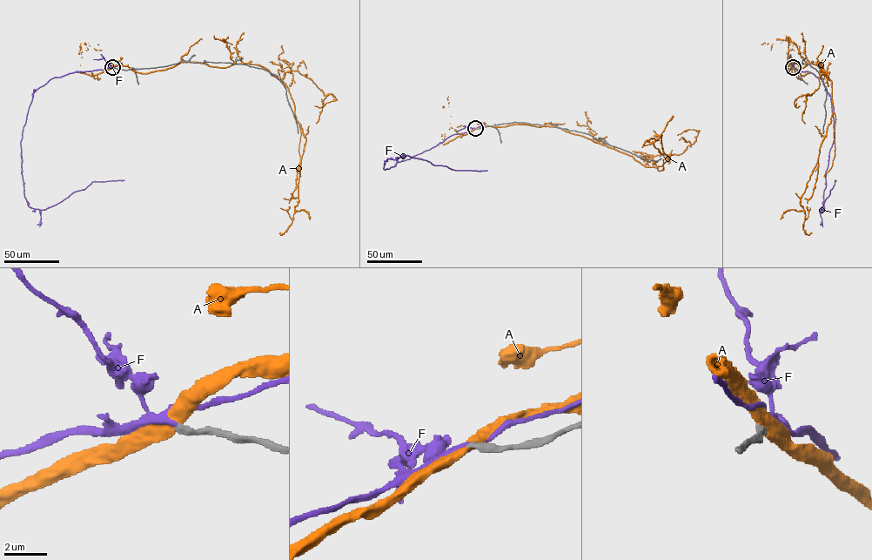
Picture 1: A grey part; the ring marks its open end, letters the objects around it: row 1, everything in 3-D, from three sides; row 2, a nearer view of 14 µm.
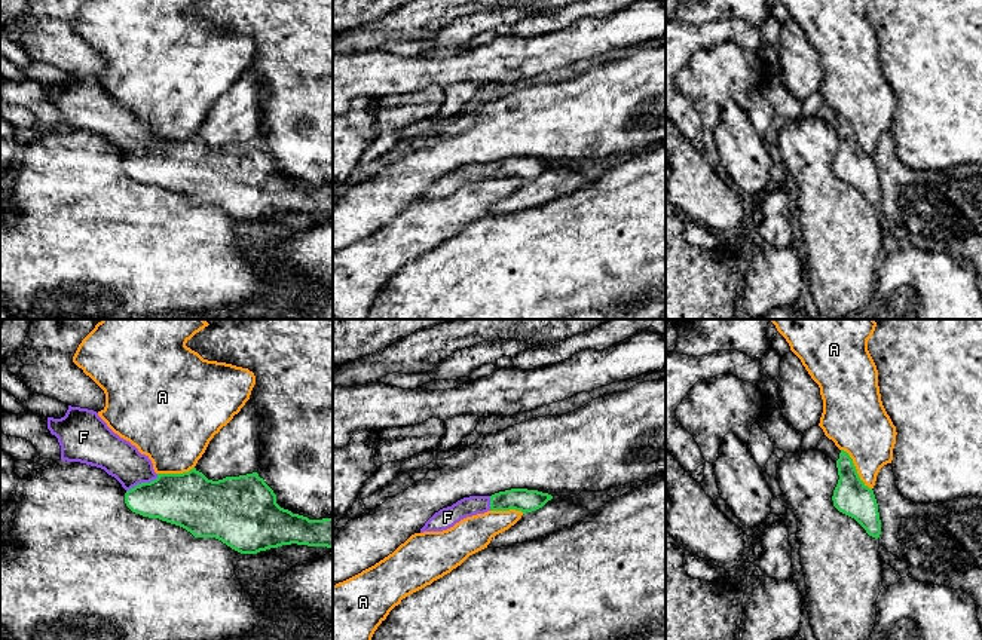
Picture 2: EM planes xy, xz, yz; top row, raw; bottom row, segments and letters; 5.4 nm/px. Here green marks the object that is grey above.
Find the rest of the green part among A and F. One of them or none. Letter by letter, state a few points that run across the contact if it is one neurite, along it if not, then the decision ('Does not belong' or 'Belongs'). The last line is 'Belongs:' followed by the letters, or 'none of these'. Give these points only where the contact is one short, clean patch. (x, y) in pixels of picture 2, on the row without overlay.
A: Does not belong
F: Line: xy (186, 167), (156, 164), (143, 150), (121, 126). Belongs
Belongs: F

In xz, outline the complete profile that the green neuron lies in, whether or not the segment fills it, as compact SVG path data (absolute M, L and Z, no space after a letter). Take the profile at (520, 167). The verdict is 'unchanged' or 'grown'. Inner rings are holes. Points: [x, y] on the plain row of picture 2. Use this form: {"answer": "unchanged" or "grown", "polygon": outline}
{"answer": "grown", "polygon": "M511 156L492 163L469 163L458 168L452 174L435 180L420 196L423 199L443 199L453 195L466 184L484 181L487 178L521 178L523 181L542 175L553 163L538 157Z"}

